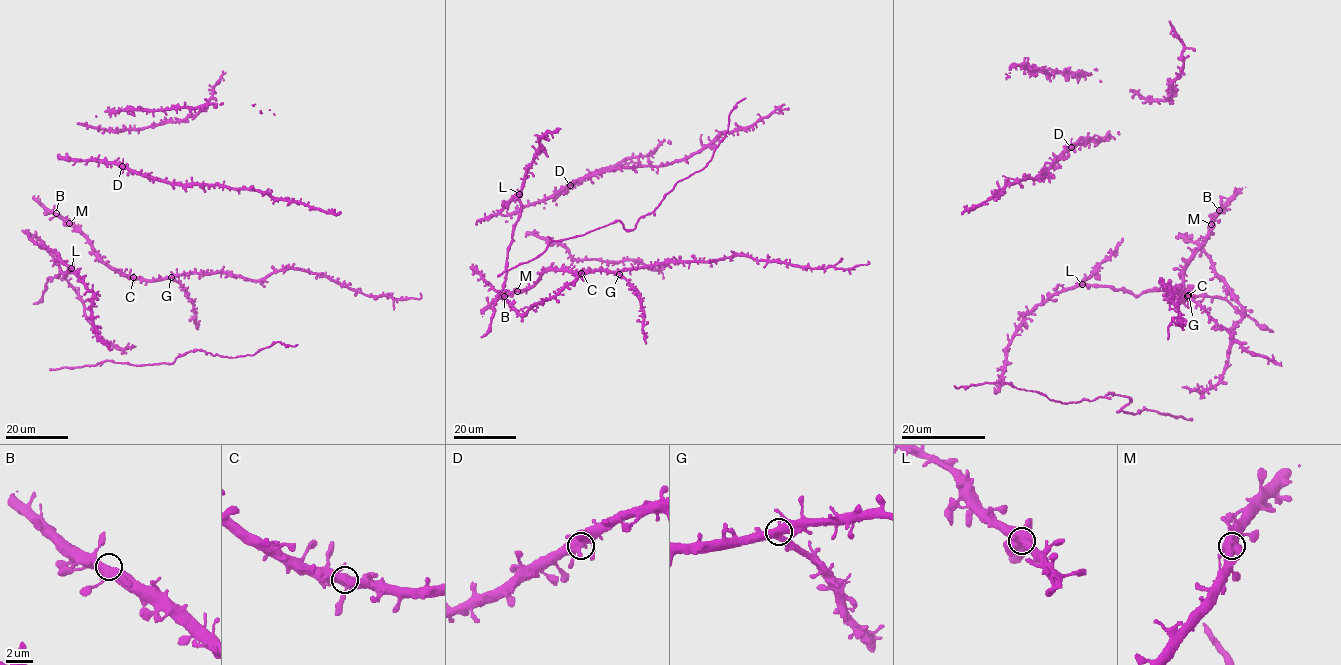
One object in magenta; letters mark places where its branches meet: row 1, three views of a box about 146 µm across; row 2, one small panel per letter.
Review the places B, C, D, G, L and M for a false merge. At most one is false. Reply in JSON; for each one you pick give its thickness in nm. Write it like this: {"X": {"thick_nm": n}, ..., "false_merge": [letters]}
{"L": {"thick_nm": 600}, "false_merge": ["L"]}

